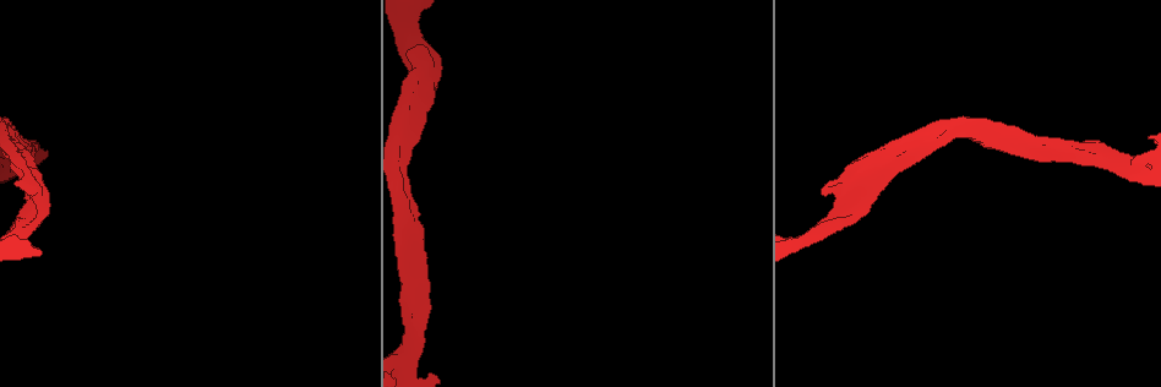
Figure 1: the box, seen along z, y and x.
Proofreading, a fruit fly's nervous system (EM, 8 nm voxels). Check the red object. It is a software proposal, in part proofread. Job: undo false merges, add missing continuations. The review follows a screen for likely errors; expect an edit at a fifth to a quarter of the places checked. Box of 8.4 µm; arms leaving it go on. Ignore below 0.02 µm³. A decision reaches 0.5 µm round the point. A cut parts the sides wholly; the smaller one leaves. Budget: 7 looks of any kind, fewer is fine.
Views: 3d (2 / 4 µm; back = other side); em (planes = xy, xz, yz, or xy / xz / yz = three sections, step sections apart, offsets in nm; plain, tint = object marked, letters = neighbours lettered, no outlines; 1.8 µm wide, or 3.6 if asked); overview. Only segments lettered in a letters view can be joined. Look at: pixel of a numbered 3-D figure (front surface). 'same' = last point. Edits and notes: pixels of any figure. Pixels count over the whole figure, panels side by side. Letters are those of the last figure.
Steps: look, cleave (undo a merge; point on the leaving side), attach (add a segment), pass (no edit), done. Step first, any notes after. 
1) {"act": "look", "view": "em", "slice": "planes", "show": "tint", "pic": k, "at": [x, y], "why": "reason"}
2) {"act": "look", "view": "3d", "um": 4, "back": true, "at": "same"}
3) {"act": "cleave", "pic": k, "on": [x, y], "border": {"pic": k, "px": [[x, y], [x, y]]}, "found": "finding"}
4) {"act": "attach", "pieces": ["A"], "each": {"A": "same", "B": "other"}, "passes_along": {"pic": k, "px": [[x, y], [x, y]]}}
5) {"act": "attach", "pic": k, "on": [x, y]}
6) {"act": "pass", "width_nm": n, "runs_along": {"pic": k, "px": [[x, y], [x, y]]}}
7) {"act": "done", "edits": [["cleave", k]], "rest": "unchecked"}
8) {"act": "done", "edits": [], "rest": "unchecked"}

{"act": "look", "view": "em", "slice": "planes", "show": "letters", "pic": 1, "at": [815, 233], "why": "arms part here"}

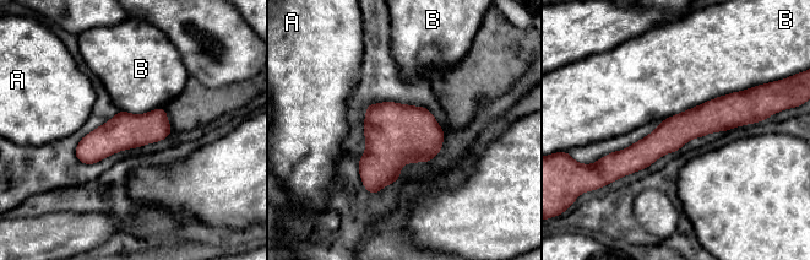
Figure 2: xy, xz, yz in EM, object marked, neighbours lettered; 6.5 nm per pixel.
{"act": "pass", "each": {"A": "other", "B": "other"}, "runs_along": {"pic": 2, "px": [[751, 119], [610, 158]]}, "found": "all the same neuron"}

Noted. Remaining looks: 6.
{"act": "look", "view": "em", "slice": "planes", "show": "tint", "pic": 1, "at": [417, 116]}

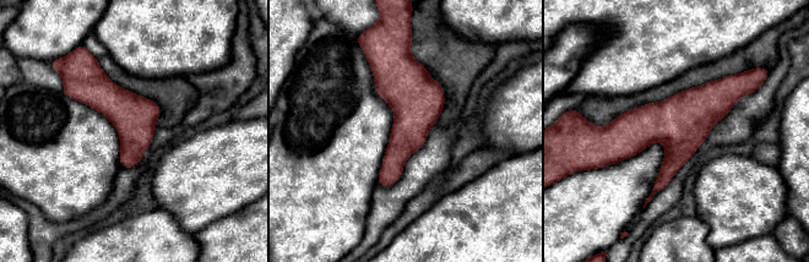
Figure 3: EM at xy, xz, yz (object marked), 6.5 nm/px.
{"act": "look", "view": "em", "slice": "planes", "show": "letters", "at": "same"}

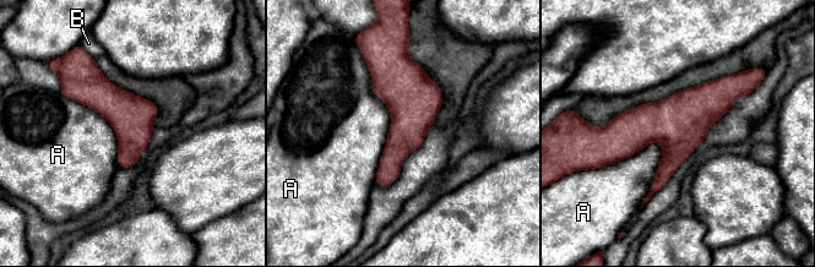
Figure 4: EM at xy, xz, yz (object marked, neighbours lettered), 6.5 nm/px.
{"act": "pass", "each": {"A": "other", "B": "other"}, "border": {"pic": 4, "px": [[362, 55], [391, 113], [375, 184]]}, "found": "continuous, no second neuron"}

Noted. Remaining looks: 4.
{"act": "look", "view": "3d", "um": 2, "pic": 1, "at": [1079, 153], "why": "a narrow waist"}

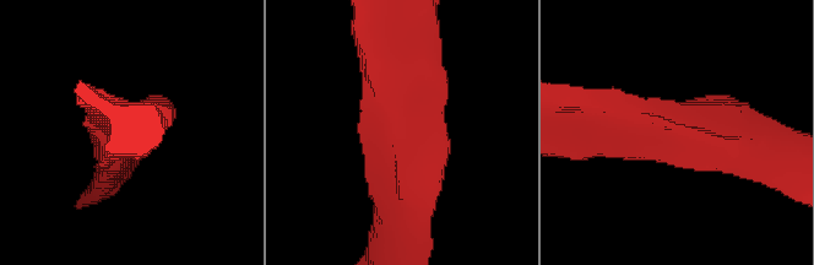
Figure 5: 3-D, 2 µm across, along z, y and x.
{"act": "look", "view": "em", "um": 3.6, "slice": "xy", "step": 8, "show": "tint", "pic": 5, "at": [401, 135]}

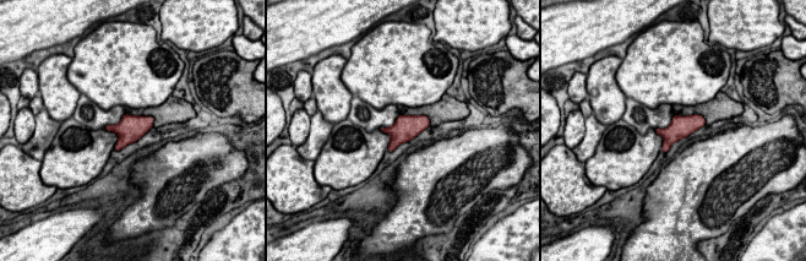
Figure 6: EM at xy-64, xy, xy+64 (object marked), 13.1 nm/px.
{"act": "look", "view": "em", "um": 3.6, "slice": "xy", "step": 8, "show": "letters", "at": "same"}

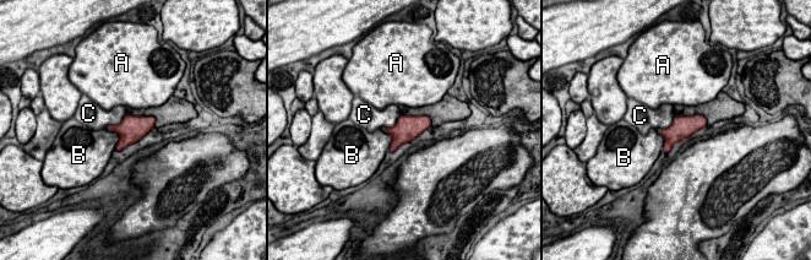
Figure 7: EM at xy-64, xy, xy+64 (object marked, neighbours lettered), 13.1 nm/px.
{"act": "pass", "longest_contact_nm": ["C", 340], "each": {"A": "other", "B": "other", "C": "other"}, "border": {"pic": 7, "px": [[401, 115], [393, 125], [380, 128]]}, "found": "one neuron here"}

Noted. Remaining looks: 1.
{"act": "done", "edits": [], "rest": "unchecked"}

